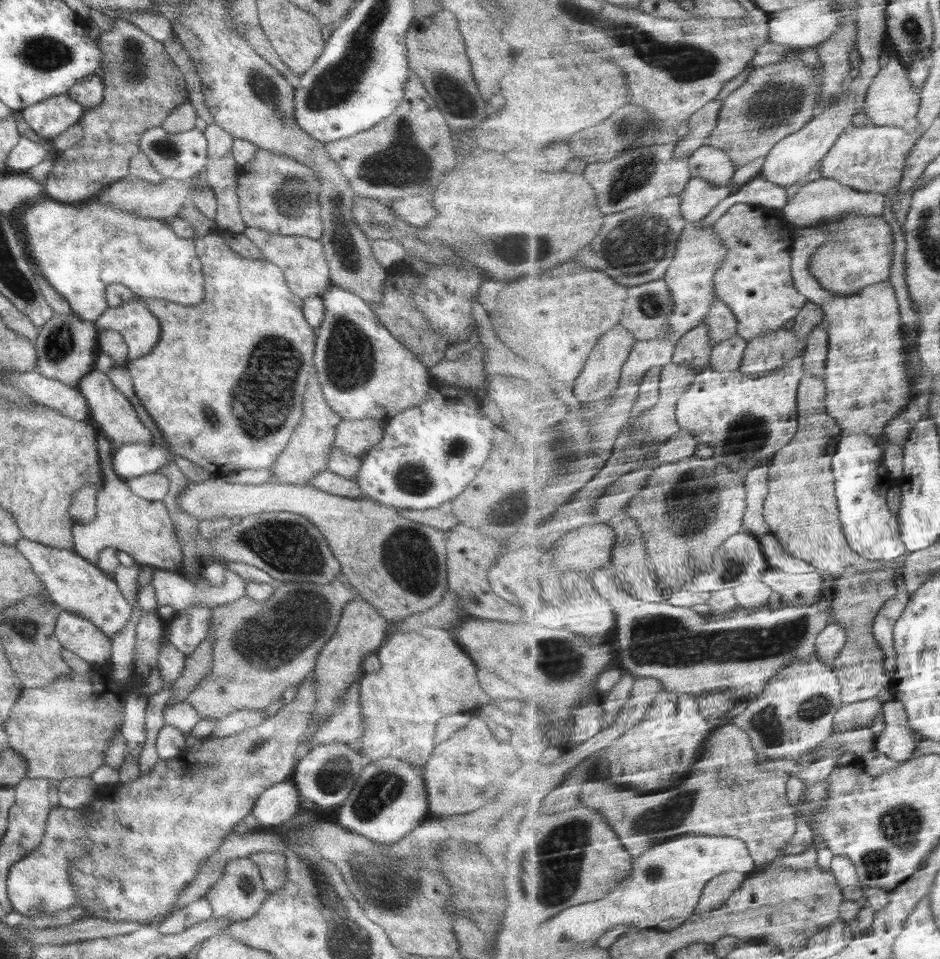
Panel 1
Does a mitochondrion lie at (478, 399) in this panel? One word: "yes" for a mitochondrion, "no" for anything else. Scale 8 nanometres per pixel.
no

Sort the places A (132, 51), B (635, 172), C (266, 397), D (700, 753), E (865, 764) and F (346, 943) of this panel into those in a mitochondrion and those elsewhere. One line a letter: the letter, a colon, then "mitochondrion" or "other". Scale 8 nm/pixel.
A: mitochondrion
B: mitochondrion
C: mitochondrion
D: other
E: other
F: mitochondrion

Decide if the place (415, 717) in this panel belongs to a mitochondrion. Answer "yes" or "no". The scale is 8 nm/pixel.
no

